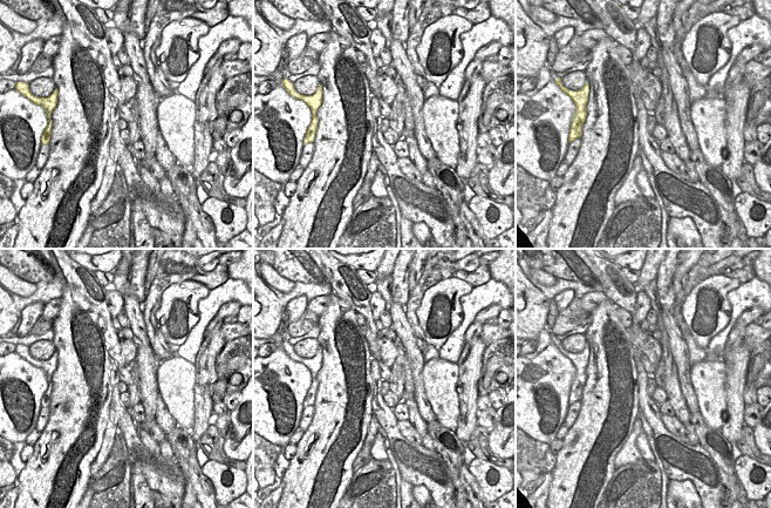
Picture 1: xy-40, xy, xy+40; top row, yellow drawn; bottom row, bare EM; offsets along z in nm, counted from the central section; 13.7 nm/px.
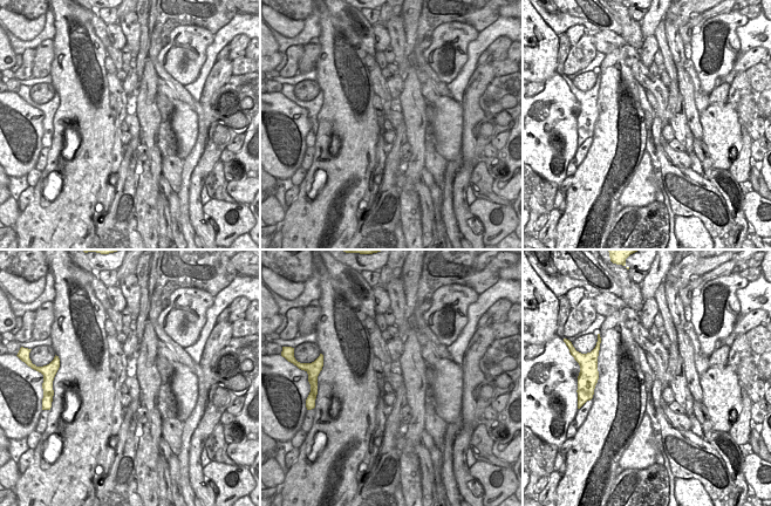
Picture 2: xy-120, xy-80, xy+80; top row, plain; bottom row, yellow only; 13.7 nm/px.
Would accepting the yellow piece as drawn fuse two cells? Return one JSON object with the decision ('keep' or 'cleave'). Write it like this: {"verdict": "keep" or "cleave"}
{"verdict": "keep"}

